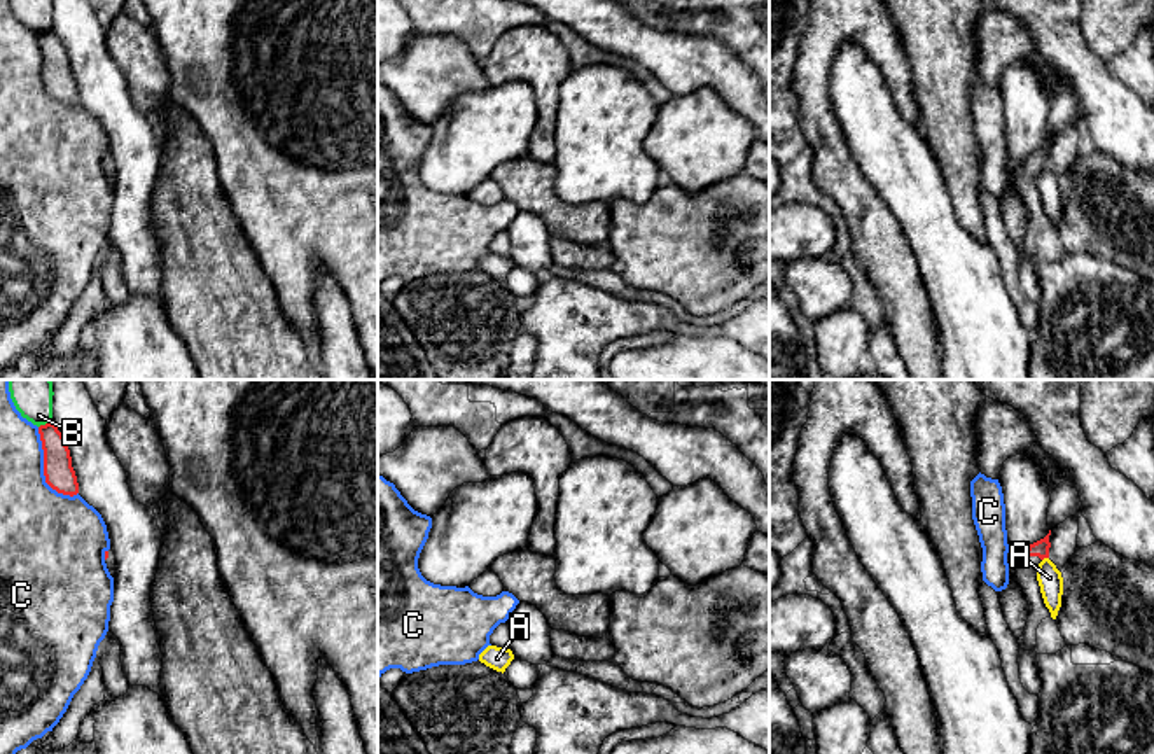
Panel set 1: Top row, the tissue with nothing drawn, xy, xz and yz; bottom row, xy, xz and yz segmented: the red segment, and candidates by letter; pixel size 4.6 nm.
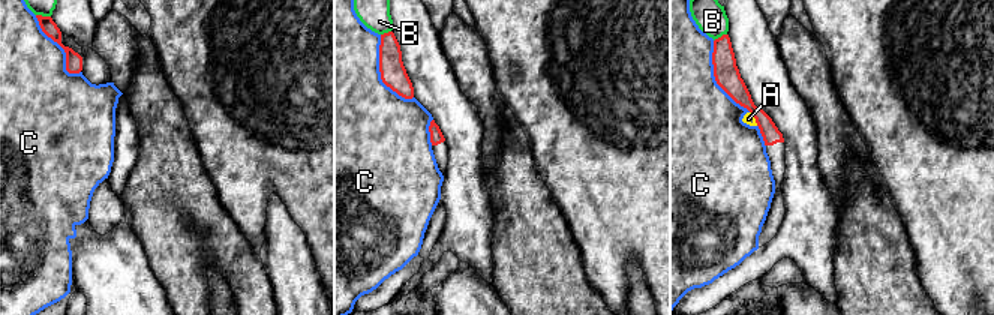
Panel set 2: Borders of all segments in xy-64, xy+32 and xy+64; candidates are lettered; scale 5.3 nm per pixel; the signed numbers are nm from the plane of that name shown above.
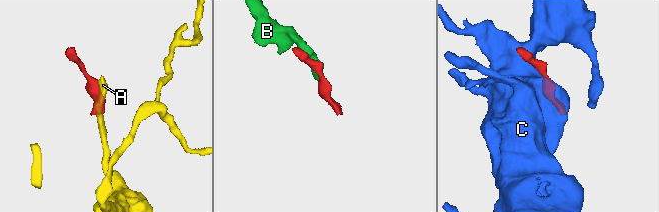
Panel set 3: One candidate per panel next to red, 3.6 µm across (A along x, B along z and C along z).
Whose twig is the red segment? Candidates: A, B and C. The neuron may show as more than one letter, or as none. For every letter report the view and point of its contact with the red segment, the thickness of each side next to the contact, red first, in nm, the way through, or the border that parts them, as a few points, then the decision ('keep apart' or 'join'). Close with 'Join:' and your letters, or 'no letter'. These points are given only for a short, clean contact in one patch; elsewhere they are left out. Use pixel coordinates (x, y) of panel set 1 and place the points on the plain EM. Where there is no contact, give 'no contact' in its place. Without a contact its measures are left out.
A: meets red in yz at (1044, 165); 80 nm thick on the red side, 110 nm on the other; keep apart
B: meets red in xy at (46, 32); 140 nm thick on the red side, 140 nm on the other; keep apart
C: meets red in xy at (44, 77); 140 nm thick on the red side, 340 nm on the other; keep apart
Join: no letter

